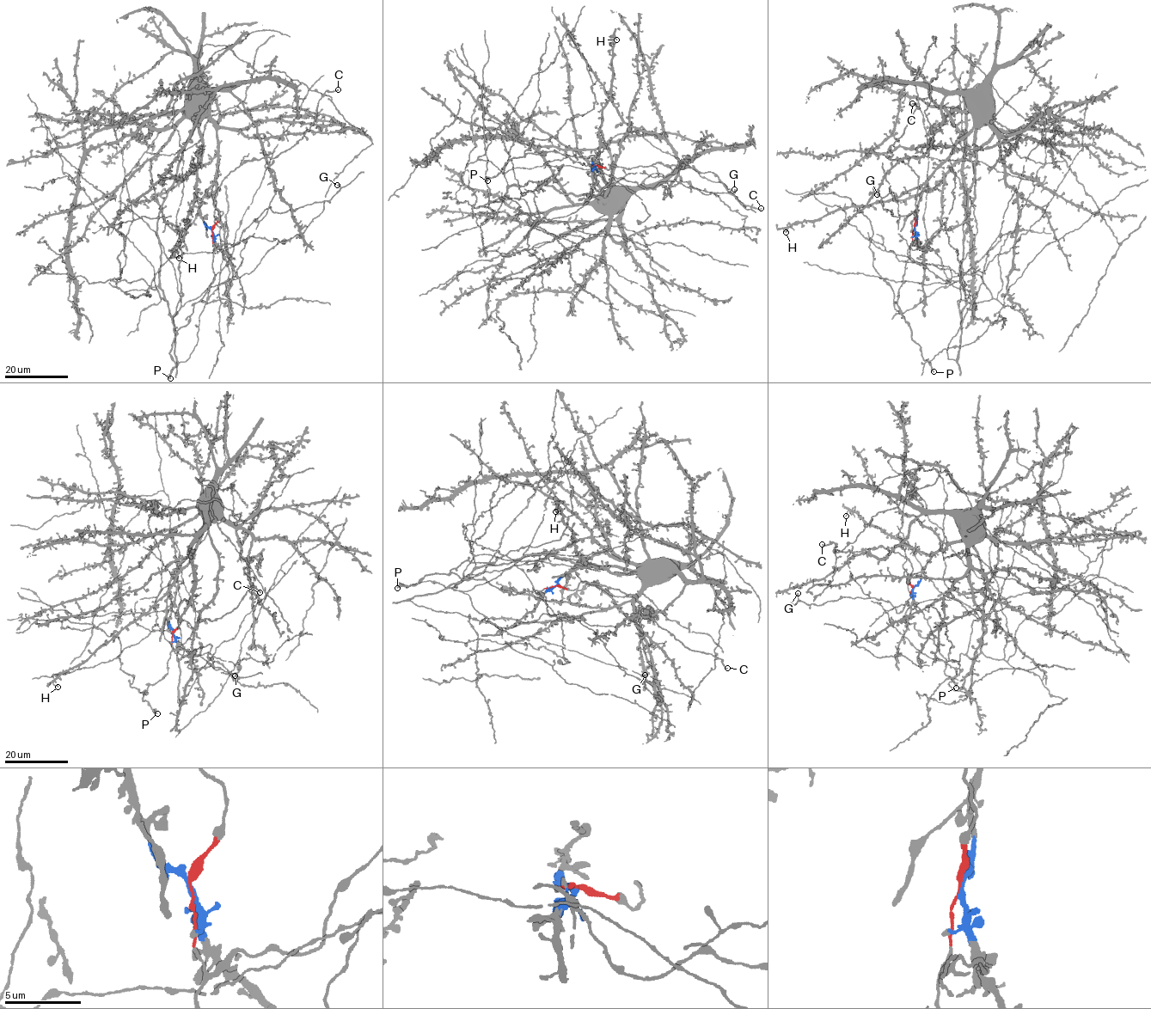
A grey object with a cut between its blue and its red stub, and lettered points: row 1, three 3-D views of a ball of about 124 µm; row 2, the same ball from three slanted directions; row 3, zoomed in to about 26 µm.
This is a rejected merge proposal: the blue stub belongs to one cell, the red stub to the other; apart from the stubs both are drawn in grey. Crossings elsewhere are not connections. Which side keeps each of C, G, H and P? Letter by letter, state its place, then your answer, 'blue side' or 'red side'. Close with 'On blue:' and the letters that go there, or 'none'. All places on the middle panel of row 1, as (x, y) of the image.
C: at (761, 208); red side
G: at (734, 189); red side
H: at (616, 39); blue side
P: at (487, 180); red side
On blue: H

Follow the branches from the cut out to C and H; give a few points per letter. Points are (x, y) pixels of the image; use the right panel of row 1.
C: (915, 228), (917, 176), (903, 160), (892, 161), (888, 149), (904, 131), (917, 104), (912, 103)
H: (915, 228), (916, 210), (924, 185), (886, 201), (837, 209), (818, 219), (797, 222), (784, 229), (786, 232)

